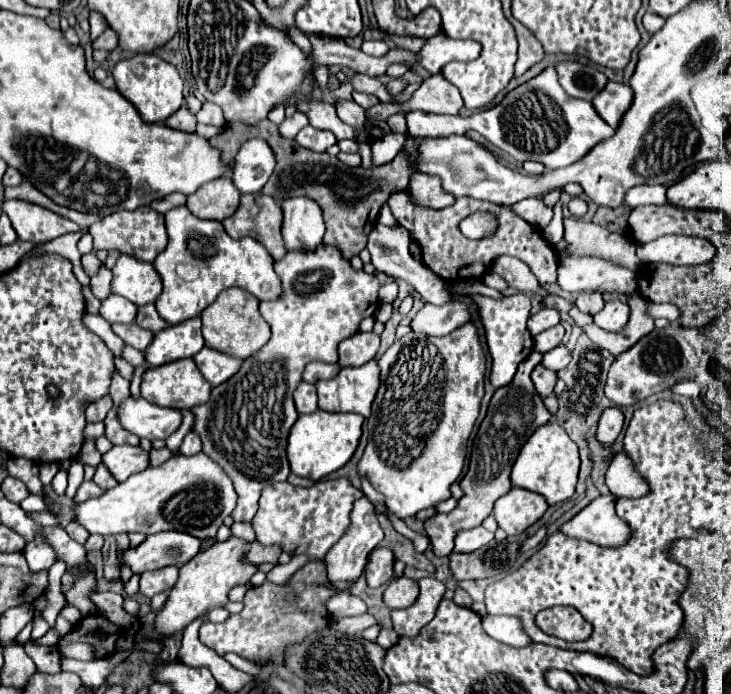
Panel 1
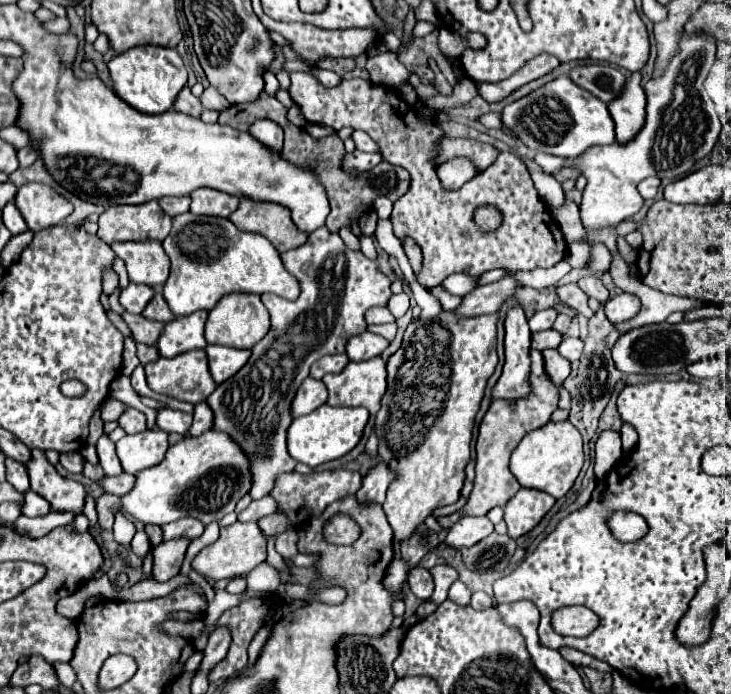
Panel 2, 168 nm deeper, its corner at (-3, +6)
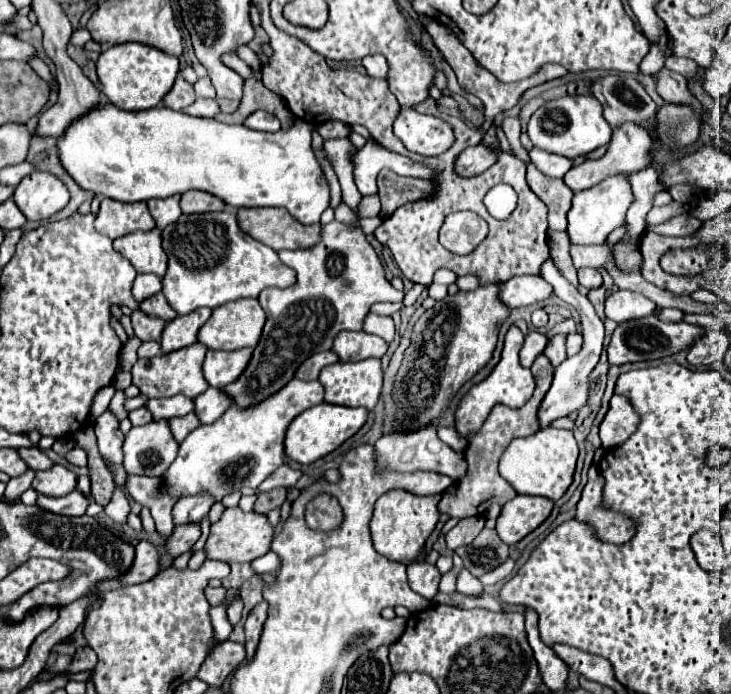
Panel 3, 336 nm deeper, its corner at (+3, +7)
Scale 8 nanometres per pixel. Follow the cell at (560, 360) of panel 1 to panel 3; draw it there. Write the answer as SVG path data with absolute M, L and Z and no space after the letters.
M579 332L567 336L567 354L569 354L569 356L577 354L577 352L581 350L581 346L583 346L583 336L581 336Z

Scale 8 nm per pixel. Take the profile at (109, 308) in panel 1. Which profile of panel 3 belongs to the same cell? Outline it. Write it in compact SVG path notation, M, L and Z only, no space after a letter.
M139 274L133 284L133 296L137 296L137 302L143 302L145 298L161 292L161 280L163 278L157 274Z

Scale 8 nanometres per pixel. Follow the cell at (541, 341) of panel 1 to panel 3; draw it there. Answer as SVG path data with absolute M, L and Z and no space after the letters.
M529 332L527 338L525 338L525 344L519 352L519 358L521 358L521 366L529 368L533 364L533 360L545 350L547 346L547 336L541 334L541 332Z

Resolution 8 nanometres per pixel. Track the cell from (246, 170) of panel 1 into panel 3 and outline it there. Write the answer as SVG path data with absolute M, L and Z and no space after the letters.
M255 110L251 116L247 116L245 126L253 130L263 130L263 132L277 132L281 128L279 120L265 110Z

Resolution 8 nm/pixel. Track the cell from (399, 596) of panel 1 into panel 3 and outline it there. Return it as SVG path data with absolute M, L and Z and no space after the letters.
M419 560L411 566L407 566L407 576L409 576L409 586L423 598L433 598L439 590L439 580L441 574L435 568L435 564L429 564L425 560Z

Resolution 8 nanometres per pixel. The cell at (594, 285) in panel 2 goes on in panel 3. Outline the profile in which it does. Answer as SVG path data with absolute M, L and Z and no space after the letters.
M579 268L577 270L577 276L579 276L579 284L583 284L585 288L597 288L603 284L601 280L601 274L597 268Z

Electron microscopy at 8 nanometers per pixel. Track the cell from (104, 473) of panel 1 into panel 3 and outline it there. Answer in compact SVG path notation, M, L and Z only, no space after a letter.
M107 408L95 422L95 434L99 440L99 452L107 462L119 466L123 462L123 438L125 434L119 430L119 418Z

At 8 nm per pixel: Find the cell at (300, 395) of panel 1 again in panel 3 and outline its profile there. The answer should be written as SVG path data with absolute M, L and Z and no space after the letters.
M293 378L289 386L285 384L279 392L271 394L259 404L241 408L233 404L219 420L213 424L203 424L193 430L179 446L179 454L163 474L165 486L183 494L197 494L197 490L209 490L219 502L225 494L233 490L241 490L243 486L257 488L273 470L277 470L283 462L283 440L289 424L303 410L323 402L323 386L321 382L305 382Z

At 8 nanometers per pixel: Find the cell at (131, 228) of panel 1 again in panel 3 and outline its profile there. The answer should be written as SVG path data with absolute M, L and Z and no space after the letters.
M103 198L95 228L109 238L121 238L135 230L153 230L155 222L145 202L123 204L113 198Z

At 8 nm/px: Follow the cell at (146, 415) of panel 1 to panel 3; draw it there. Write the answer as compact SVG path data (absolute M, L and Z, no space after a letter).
M187 414L181 418L171 418L169 426L171 426L171 432L177 438L177 442L183 442L189 432L193 432L197 426L201 426L201 422L199 422L197 414Z

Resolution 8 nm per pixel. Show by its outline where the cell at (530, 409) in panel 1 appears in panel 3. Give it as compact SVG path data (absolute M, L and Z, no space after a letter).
M541 354L533 366L531 372L535 374L537 380L537 388L533 392L533 398L521 406L521 408L509 408L505 404L497 404L489 418L485 420L485 426L477 432L477 436L471 438L467 450L465 450L465 460L467 460L467 474L459 480L459 484L455 486L453 494L443 494L441 502L439 502L439 512L441 514L449 514L451 518L467 518L467 516L483 516L489 508L489 504L499 504L503 506L505 502L509 502L511 498L517 496L517 492L511 488L509 482L505 482L499 472L497 472L497 462L501 458L501 454L505 452L505 448L509 446L509 442L513 438L521 438L521 436L531 436L539 430L537 426L537 406L541 404L541 398L547 394L549 390L549 382L553 380L553 366L549 362L549 358L545 354Z

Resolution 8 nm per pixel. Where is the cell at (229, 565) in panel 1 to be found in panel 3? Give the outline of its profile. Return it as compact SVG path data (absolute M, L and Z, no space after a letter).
M239 506L227 508L223 516L211 526L211 534L207 538L207 558L211 560L223 560L223 562L251 562L271 550L275 528L269 524L265 514L257 512L243 512Z

